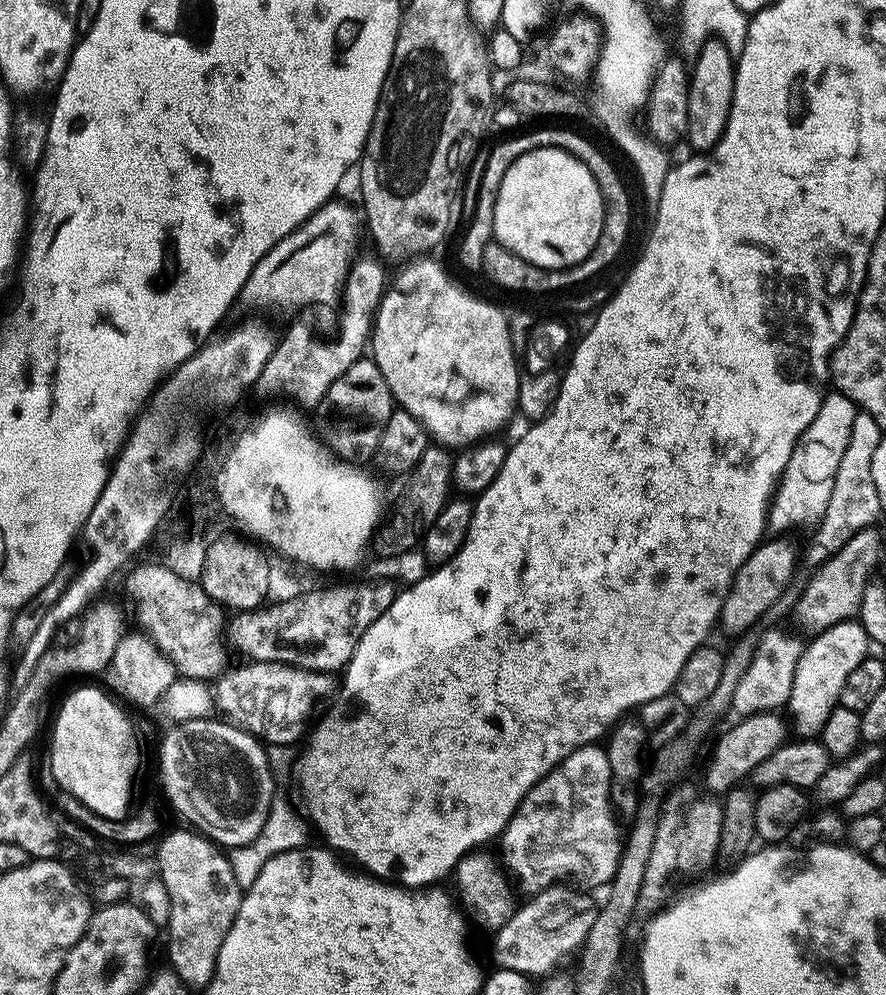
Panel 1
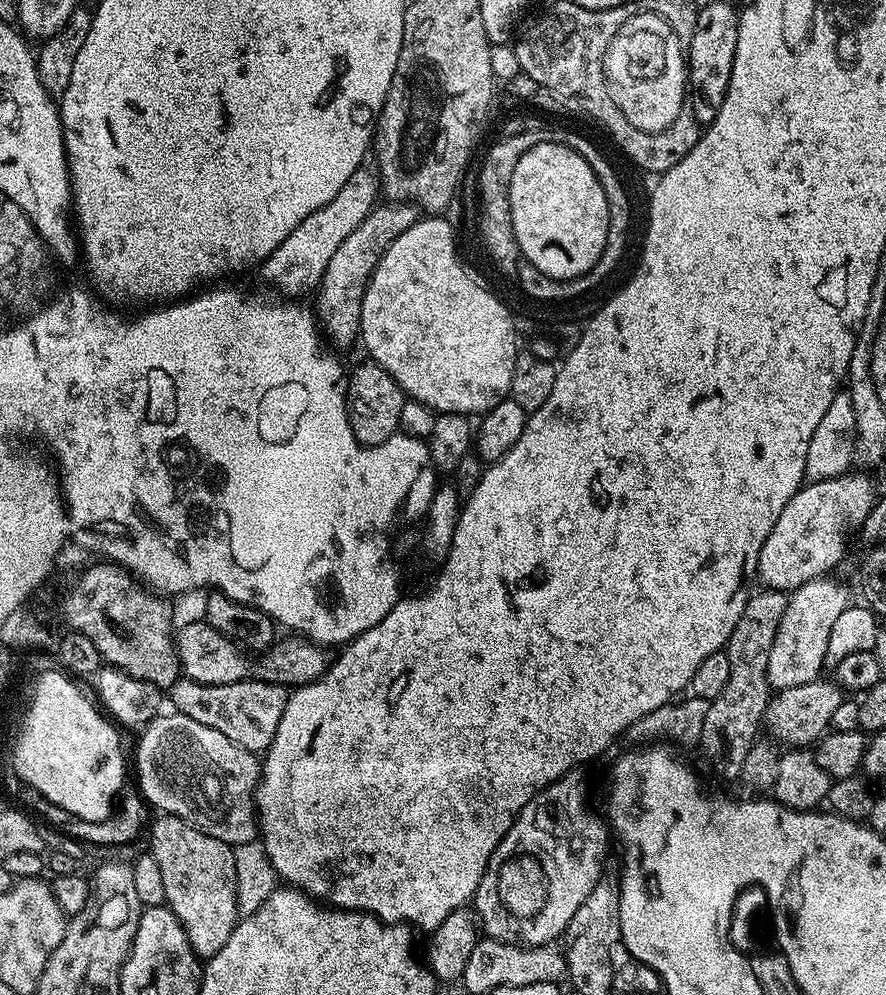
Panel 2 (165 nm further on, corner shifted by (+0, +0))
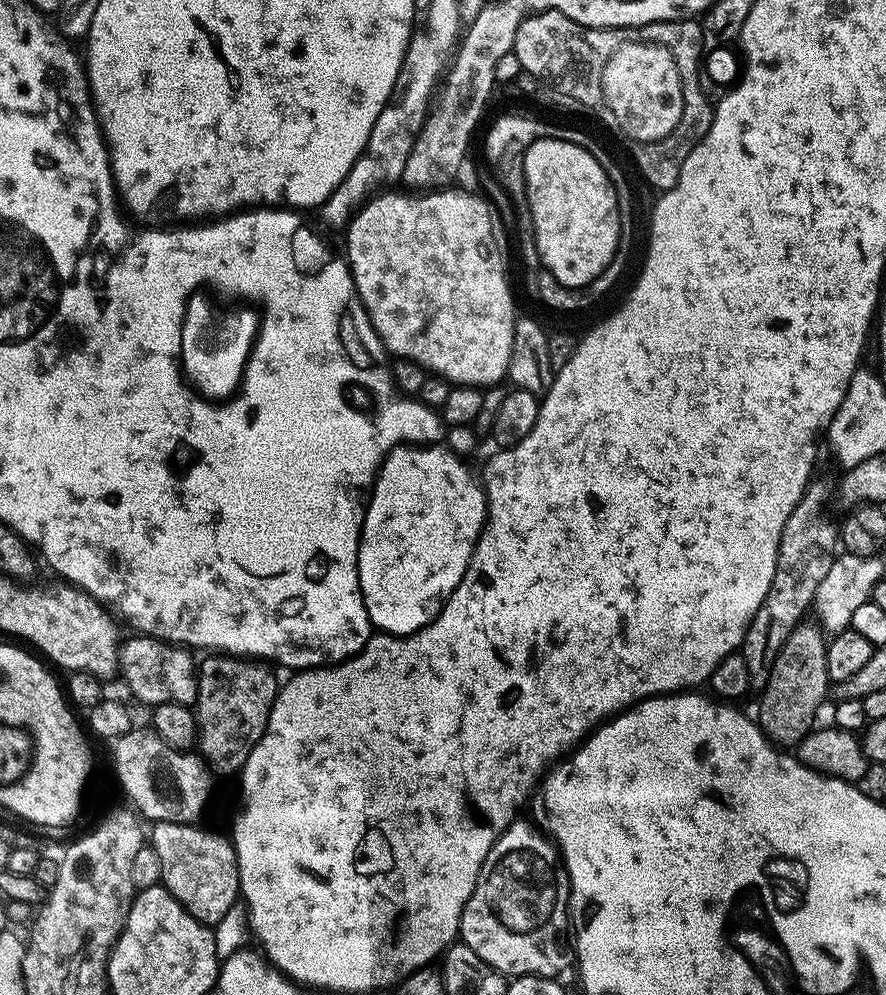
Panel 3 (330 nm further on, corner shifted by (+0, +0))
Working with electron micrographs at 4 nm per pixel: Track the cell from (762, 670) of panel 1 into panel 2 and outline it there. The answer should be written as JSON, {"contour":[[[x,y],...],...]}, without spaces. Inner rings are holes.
{"contour":[[[833,578],[811,580],[798,586],[788,596],[786,614],[778,624],[774,646],[770,646],[770,662],[766,662],[769,689],[779,690],[790,686],[802,686],[806,682],[821,679],[826,665],[826,646],[830,642],[830,630],[842,610],[850,607],[848,592]]]}

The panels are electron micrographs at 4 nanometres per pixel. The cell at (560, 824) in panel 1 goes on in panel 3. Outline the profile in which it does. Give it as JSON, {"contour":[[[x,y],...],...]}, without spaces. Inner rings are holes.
{"contour":[[[513,822],[512,825],[500,835],[498,842],[494,842],[494,846],[490,850],[490,854],[486,854],[486,862],[480,868],[478,874],[478,882],[474,886],[474,890],[470,894],[470,898],[466,902],[466,906],[460,915],[459,939],[469,948],[474,950],[474,954],[478,954],[478,958],[482,958],[482,962],[488,968],[494,969],[495,972],[501,972],[503,976],[515,978],[517,976],[550,976],[559,977],[560,971],[567,966],[568,960],[570,964],[570,948],[564,945],[564,931],[570,928],[570,889],[568,886],[568,872],[562,863],[562,857],[558,851],[557,845],[543,831],[535,832],[528,824],[520,824],[521,822]]]}

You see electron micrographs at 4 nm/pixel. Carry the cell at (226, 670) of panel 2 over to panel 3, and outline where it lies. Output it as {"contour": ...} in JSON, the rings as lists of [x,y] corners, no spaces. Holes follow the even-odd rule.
{"contour":[[[136,634],[136,637],[133,640],[125,639],[123,641],[122,647],[118,652],[118,666],[122,671],[122,680],[124,676],[124,680],[128,683],[128,688],[133,692],[134,695],[137,696],[138,699],[141,700],[142,703],[148,704],[147,706],[155,706],[158,704],[187,704],[189,706],[195,705],[196,702],[196,678],[198,675],[198,664],[194,659],[192,661],[193,653],[189,651],[187,647],[181,646],[179,644],[169,644],[166,640],[157,640],[154,636],[145,636],[143,634]]]}

